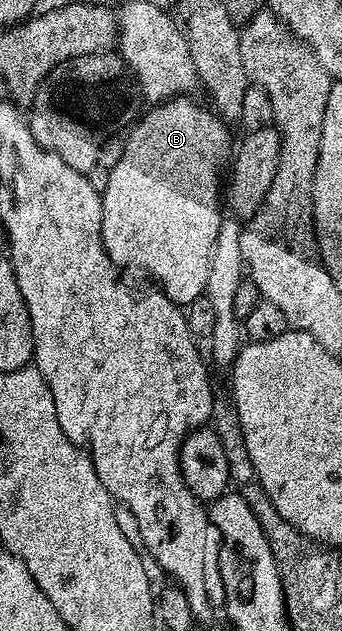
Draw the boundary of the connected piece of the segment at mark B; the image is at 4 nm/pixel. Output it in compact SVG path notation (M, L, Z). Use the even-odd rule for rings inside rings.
M178 96L168 98L166 102L158 102L148 107L145 115L142 113L136 119L135 125L128 131L124 139L122 159L119 164L107 171L109 178L101 190L101 239L105 245L107 256L113 261L114 266L124 268L130 266L133 270L146 270L155 281L158 282L160 293L166 294L175 305L182 308L189 306L191 300L195 300L200 294L205 293L207 284L207 268L211 268L211 252L215 248L215 236L219 236L219 224L223 217L223 198L217 193L223 190L223 171L231 158L231 146L229 150L229 130L224 118L214 112L208 105L200 106L193 96Z

